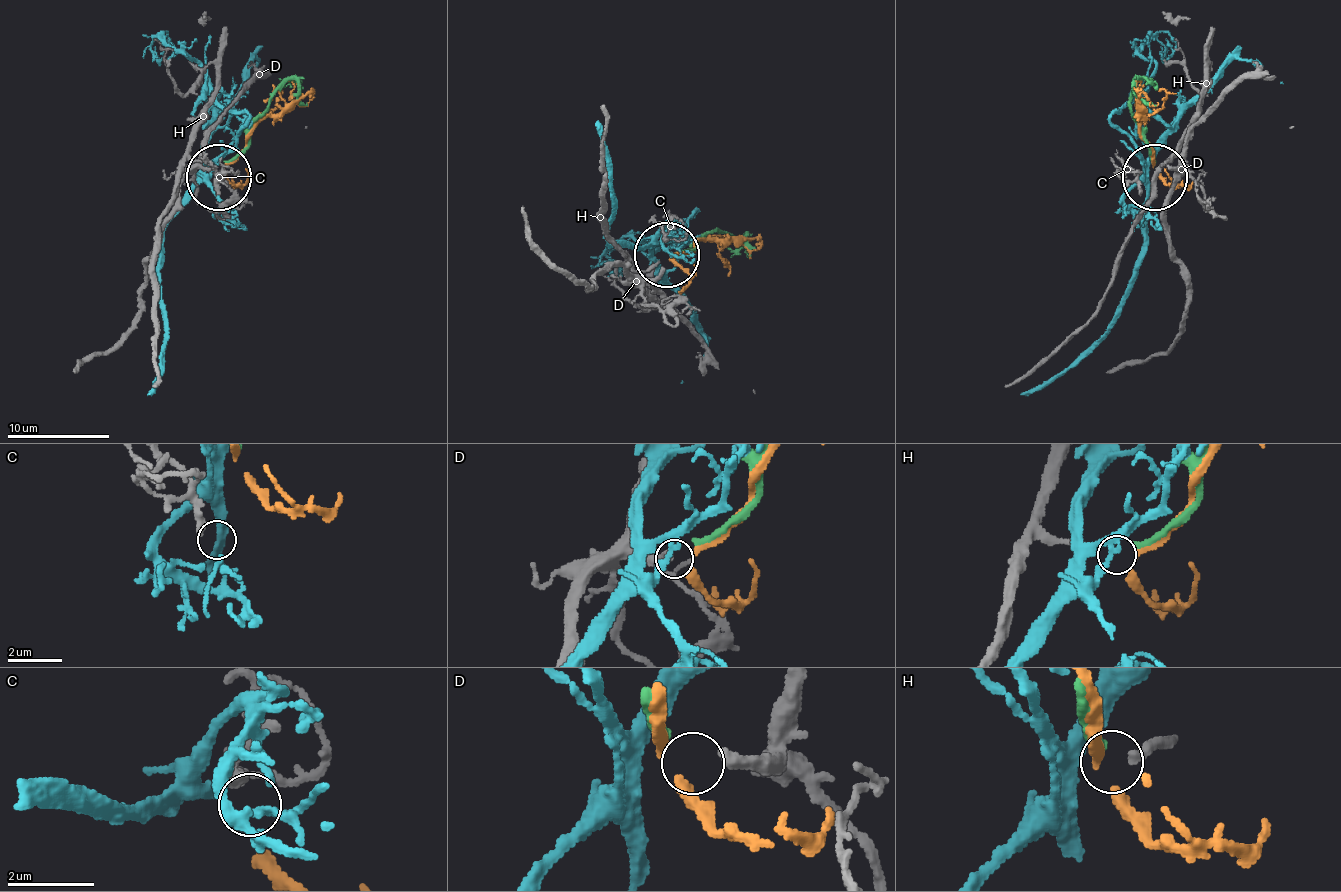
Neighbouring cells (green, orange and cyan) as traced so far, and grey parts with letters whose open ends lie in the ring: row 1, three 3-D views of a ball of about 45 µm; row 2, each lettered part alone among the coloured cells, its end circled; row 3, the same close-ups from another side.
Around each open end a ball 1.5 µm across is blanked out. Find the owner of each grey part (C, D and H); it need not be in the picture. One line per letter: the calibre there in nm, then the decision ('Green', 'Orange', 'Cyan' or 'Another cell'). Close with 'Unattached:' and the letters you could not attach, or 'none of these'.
C: Thickness 300 nm. Another cell
D: Thickness 320 nm. Orange
H: Thickness 240 nm. Green
Unattached: C

